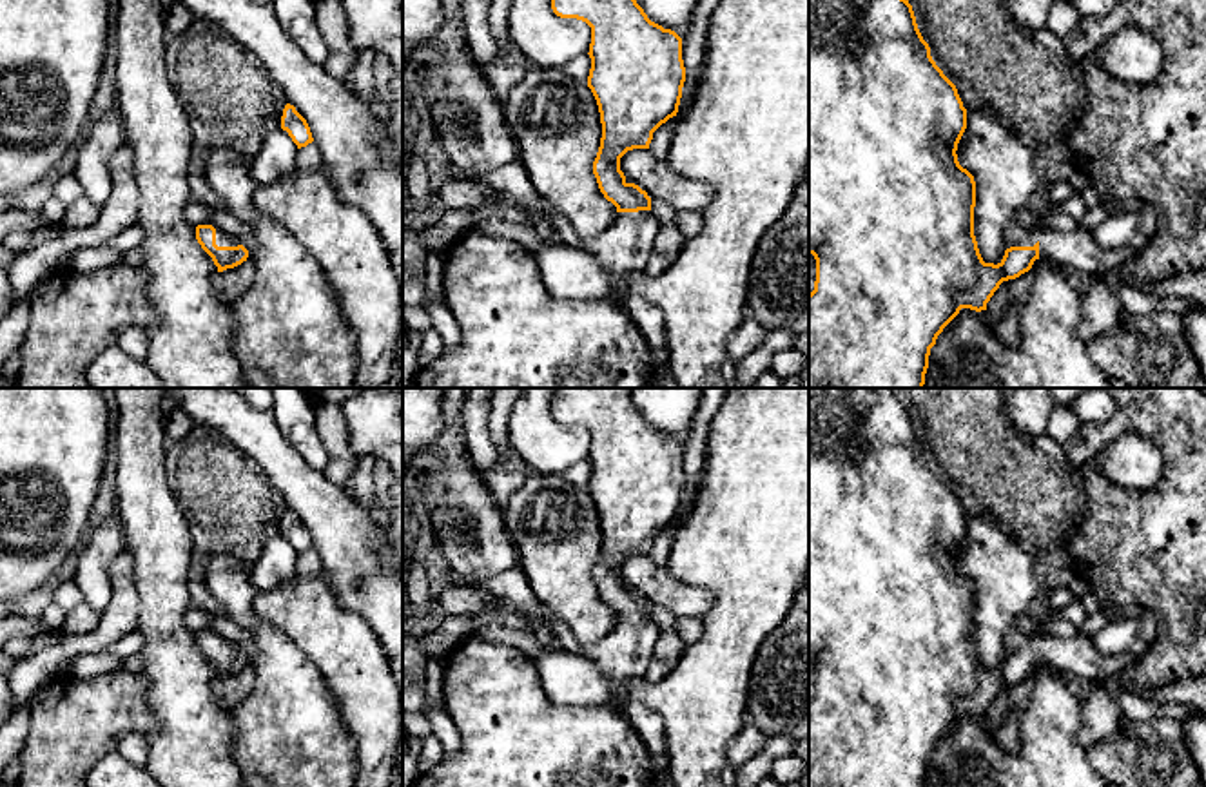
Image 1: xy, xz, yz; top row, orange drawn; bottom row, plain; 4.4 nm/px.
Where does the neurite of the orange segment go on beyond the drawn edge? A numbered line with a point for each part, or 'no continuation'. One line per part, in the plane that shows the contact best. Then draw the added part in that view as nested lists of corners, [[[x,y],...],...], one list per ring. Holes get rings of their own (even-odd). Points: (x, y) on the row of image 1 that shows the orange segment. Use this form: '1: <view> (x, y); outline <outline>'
1: yz (1078, 249); outline [[[1014,223],[1005,232],[1007,248],[1034,247],[1036,243],[1039,245],[1039,259],[1048,259],[1090,277],[1097,277],[1124,267],[1143,250],[1146,238],[1139,234],[1124,248],[1101,248],[1092,234],[1081,228],[1074,232],[1039,227],[1026,230]]]

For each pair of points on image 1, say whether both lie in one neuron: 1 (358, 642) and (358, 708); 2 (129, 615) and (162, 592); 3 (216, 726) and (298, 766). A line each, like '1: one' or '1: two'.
1: one
2: two
3: two

